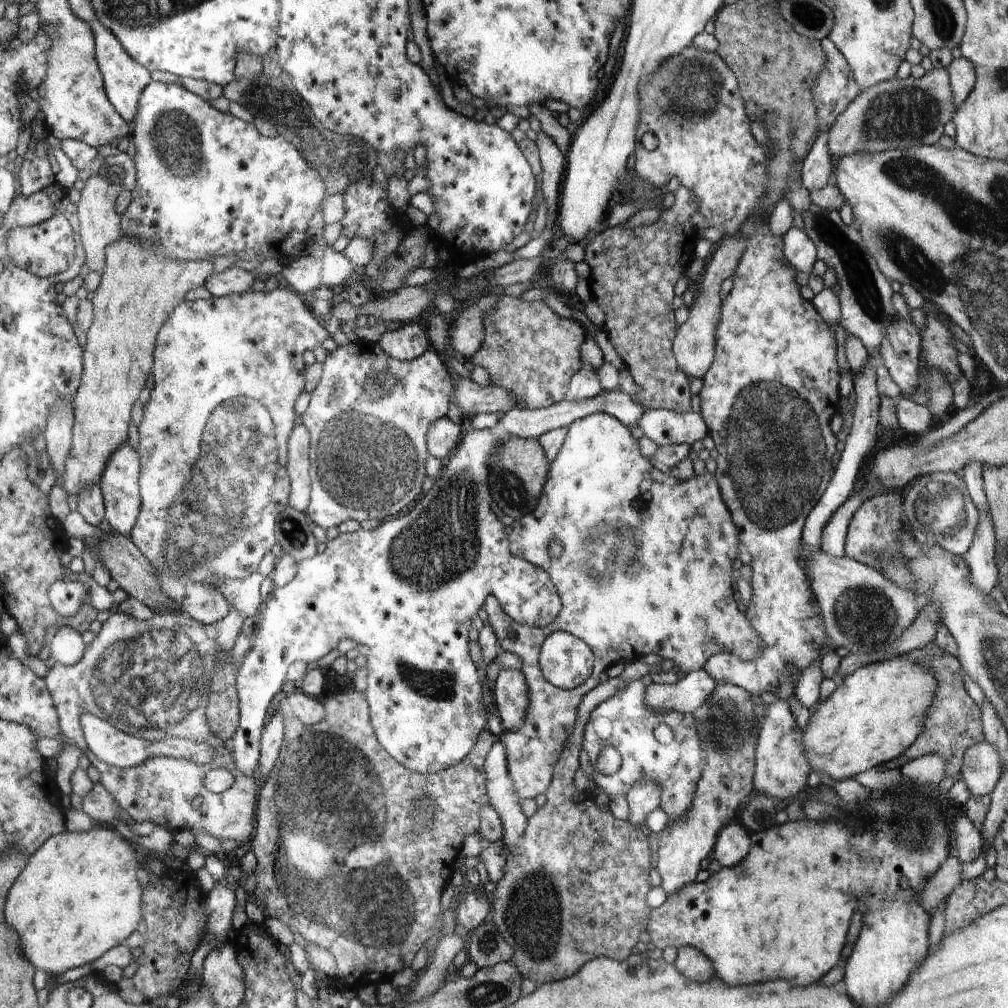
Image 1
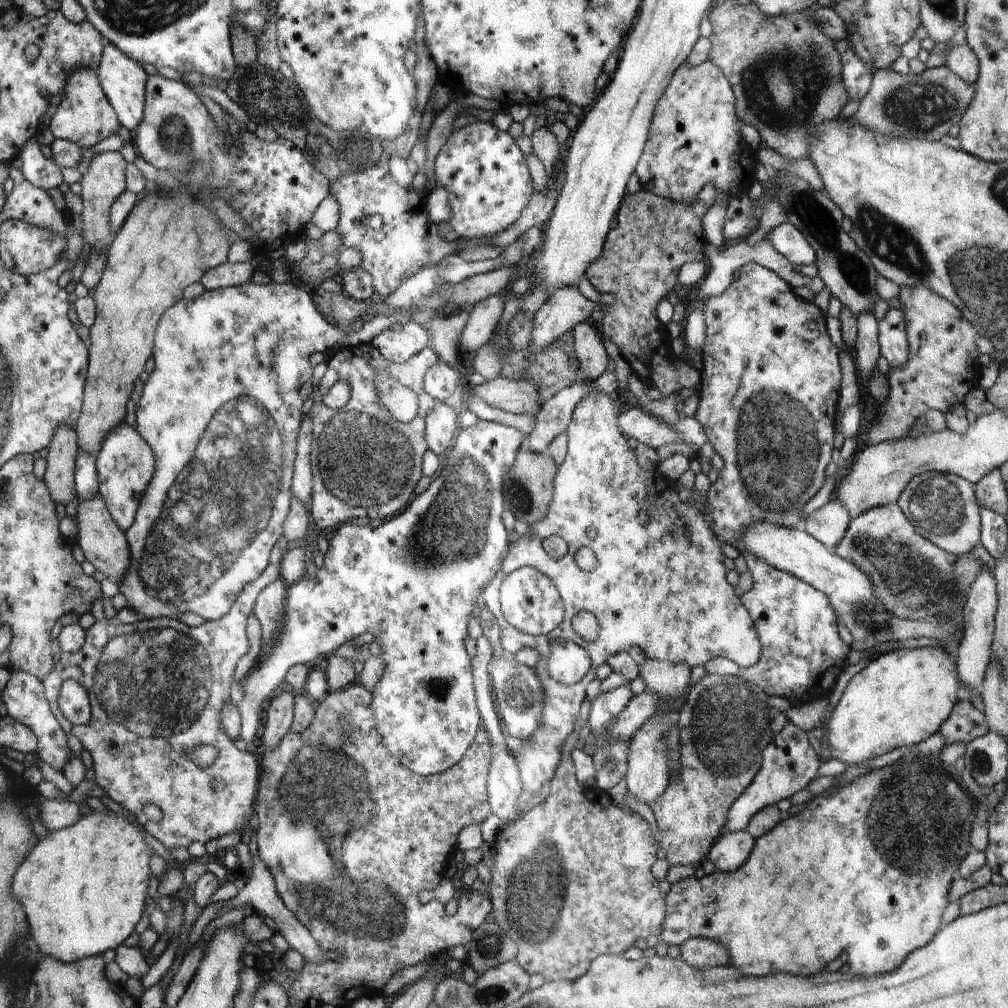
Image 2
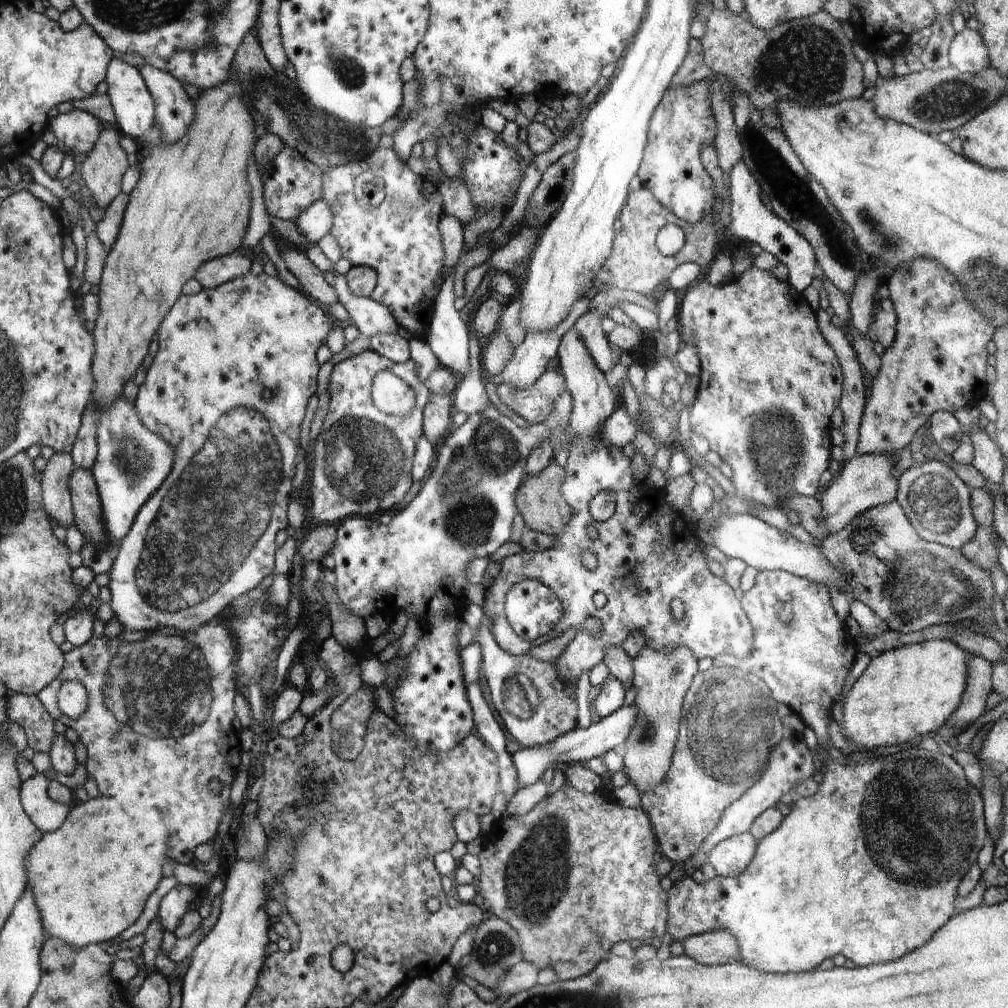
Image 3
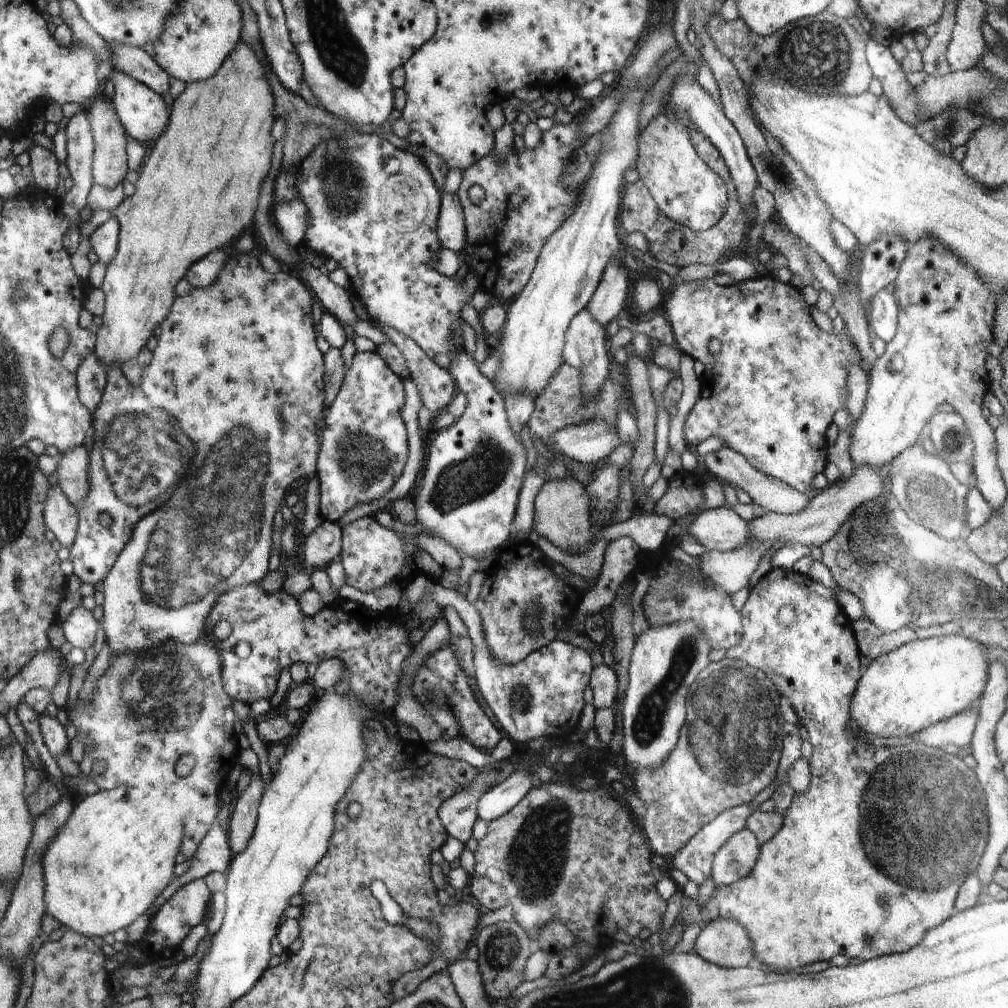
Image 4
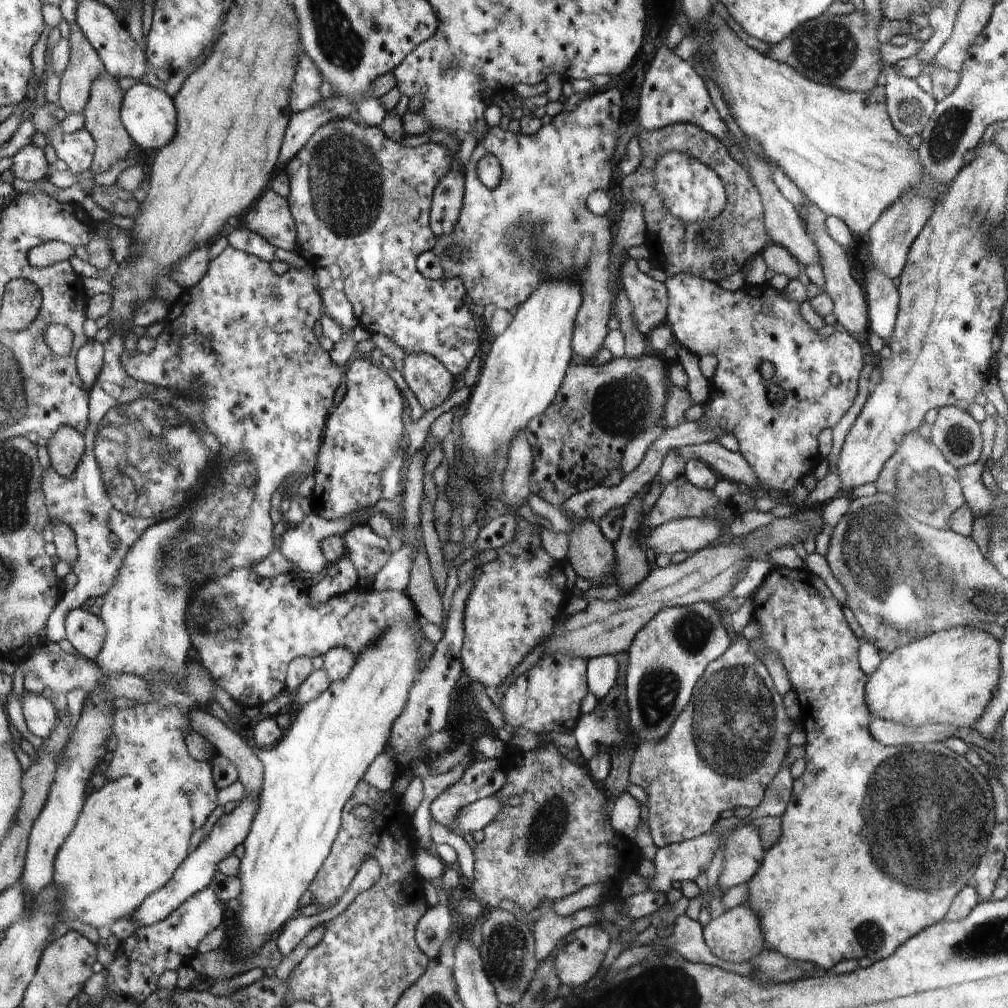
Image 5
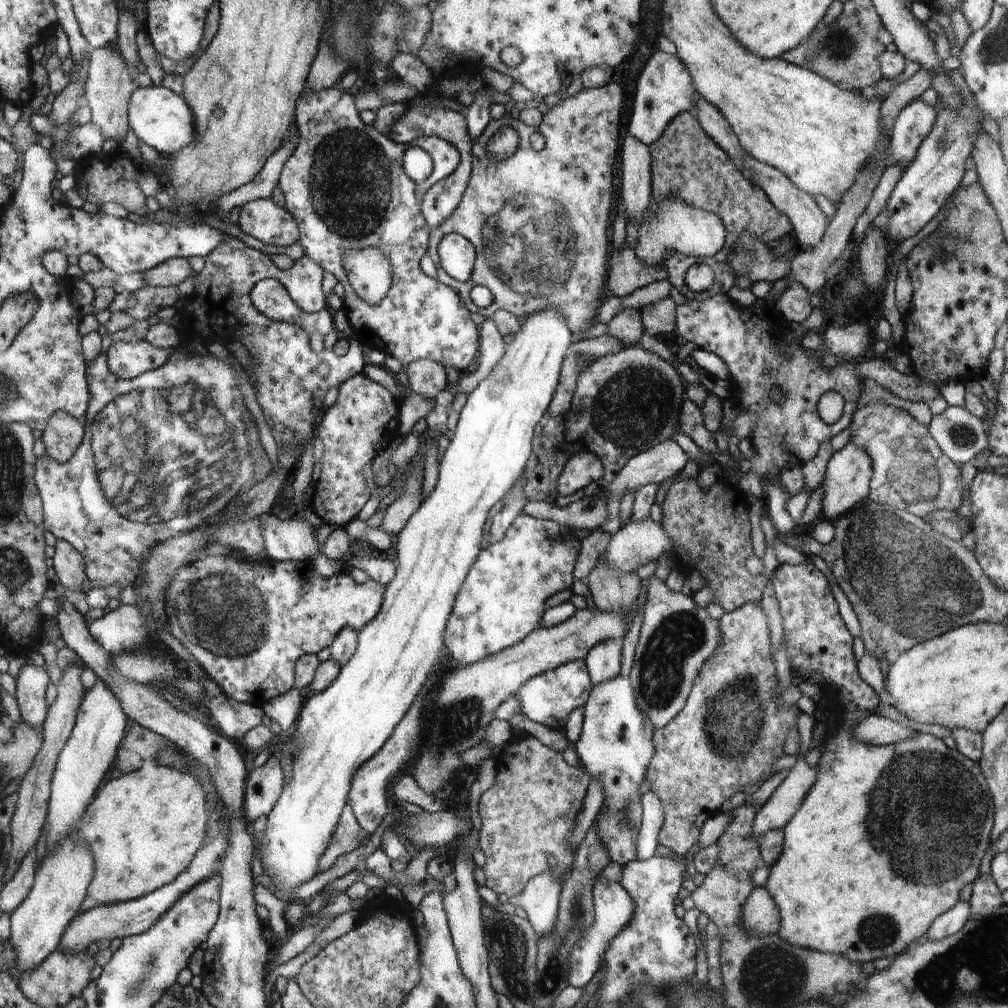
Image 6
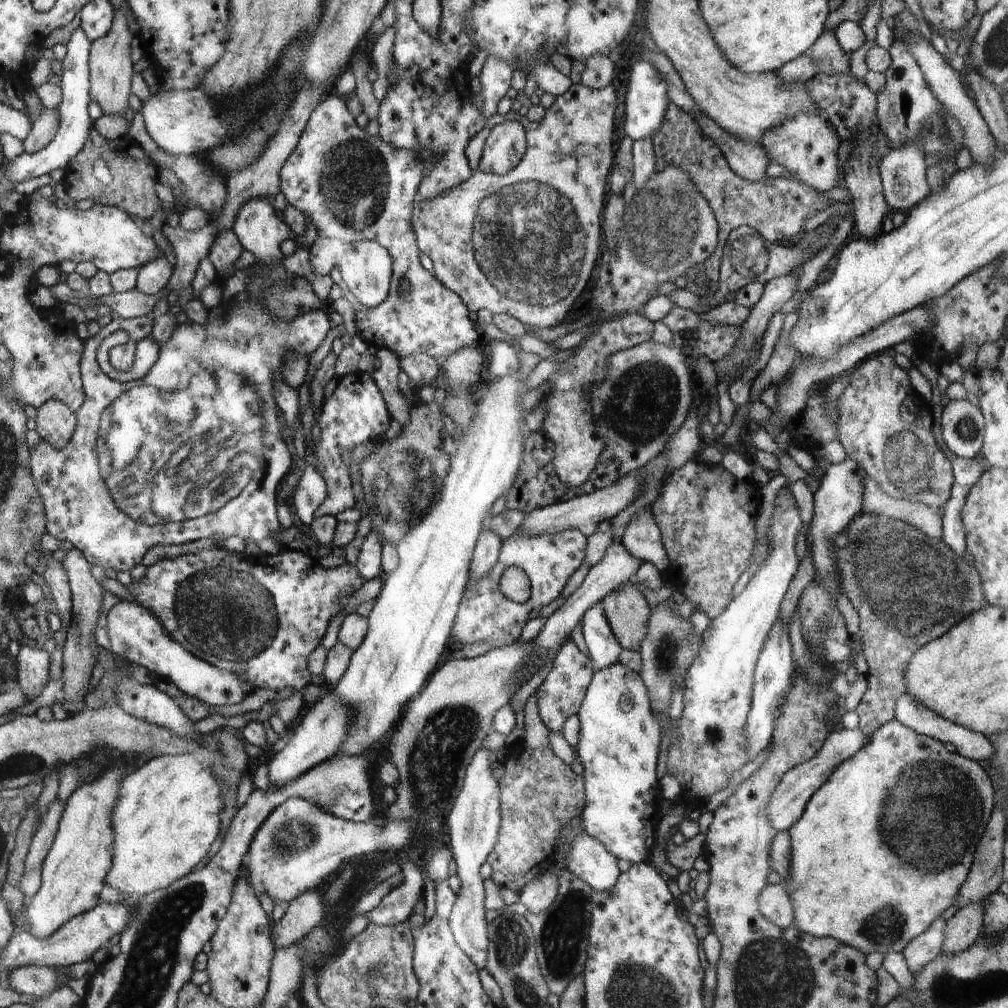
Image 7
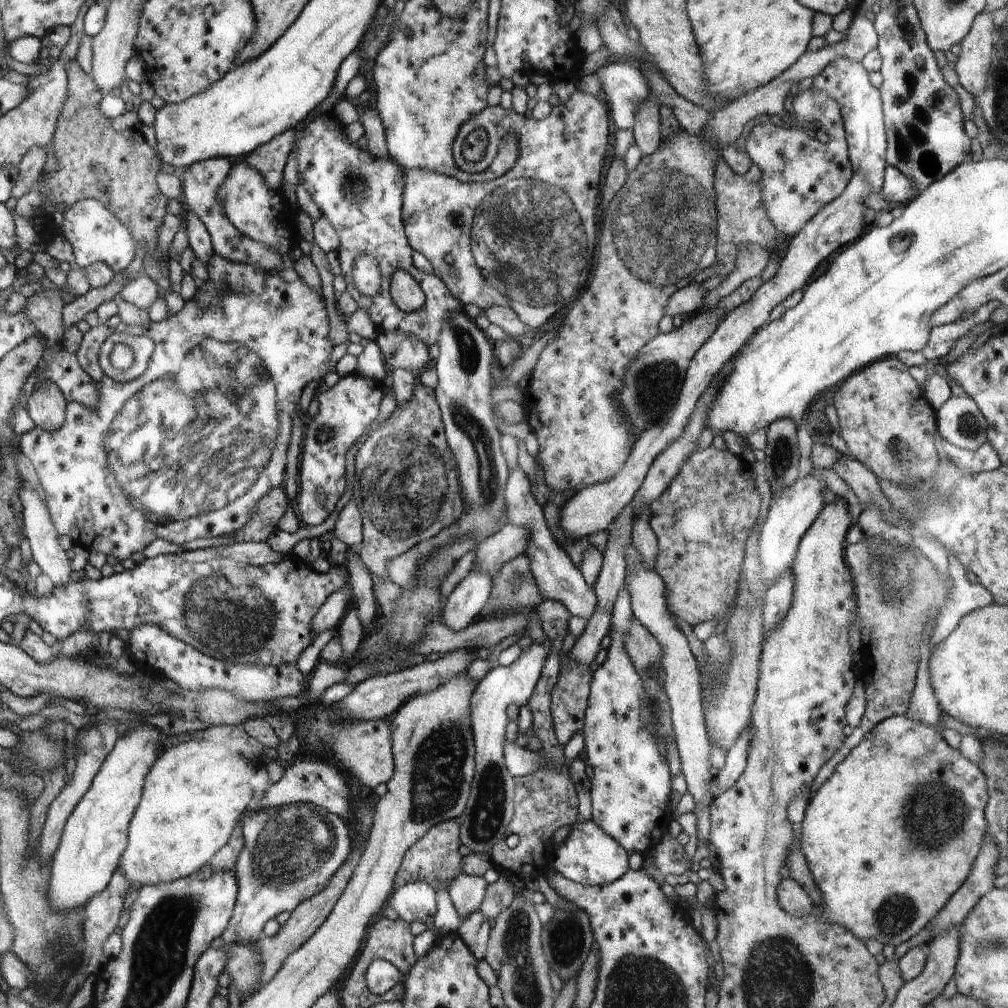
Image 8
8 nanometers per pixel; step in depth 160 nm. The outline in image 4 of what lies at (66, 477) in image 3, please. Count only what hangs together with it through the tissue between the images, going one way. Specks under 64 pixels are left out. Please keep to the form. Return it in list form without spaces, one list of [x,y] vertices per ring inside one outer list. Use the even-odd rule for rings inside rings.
[[[57,470],[52,475],[51,492],[47,496],[45,515],[48,528],[60,540],[61,546],[70,548],[78,534],[79,513],[78,508],[67,499],[63,489],[57,482]]]

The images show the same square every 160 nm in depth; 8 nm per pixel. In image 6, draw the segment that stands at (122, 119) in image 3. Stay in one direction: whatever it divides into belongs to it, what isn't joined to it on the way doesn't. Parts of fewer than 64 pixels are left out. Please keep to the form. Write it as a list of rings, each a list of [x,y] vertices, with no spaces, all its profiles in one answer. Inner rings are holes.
[[[140,87],[132,95],[131,110],[129,111],[132,130],[140,142],[155,148],[158,152],[174,154],[180,148],[192,144],[196,140],[194,130],[194,114],[184,96],[177,95],[167,87]]]

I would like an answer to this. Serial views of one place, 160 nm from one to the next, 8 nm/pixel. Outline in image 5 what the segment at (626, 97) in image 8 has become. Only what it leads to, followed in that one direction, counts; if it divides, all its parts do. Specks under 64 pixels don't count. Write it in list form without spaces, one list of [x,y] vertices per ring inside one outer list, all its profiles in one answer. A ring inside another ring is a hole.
[[[662,46],[658,50],[650,70],[646,72],[636,117],[638,118],[638,131],[660,130],[664,126],[675,123],[694,124],[702,128],[704,132],[718,138],[720,142],[727,144],[728,127],[712,103],[702,78],[690,66],[690,61],[682,60],[667,46]]]

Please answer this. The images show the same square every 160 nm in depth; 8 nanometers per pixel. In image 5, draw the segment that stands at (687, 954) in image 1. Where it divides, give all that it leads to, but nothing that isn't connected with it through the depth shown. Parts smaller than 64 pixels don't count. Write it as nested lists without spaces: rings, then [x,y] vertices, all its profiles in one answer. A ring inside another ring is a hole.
[[[742,903],[731,910],[727,910],[713,919],[703,928],[703,938],[708,949],[716,958],[730,964],[746,963],[754,960],[765,949],[764,936],[760,928],[760,920],[750,904]]]

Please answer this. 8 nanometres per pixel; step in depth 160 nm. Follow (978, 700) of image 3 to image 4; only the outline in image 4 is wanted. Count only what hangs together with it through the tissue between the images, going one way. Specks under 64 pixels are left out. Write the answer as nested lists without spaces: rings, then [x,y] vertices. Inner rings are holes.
[[[978,706],[956,713],[950,718],[921,730],[915,735],[915,740],[929,747],[939,748],[945,744],[952,744],[952,746],[966,749],[968,744],[971,744],[977,712]]]

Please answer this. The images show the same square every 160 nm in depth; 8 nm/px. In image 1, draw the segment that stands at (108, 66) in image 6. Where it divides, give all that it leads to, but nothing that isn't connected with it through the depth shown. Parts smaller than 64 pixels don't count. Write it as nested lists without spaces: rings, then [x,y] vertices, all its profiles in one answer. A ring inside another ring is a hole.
[[[93,171],[87,178],[86,186],[81,191],[82,196],[77,203],[80,237],[85,253],[85,265],[90,271],[100,275],[103,274],[104,268],[106,267],[107,248],[122,237],[122,229],[120,228],[122,217],[116,212],[115,204],[120,190],[121,186],[111,183],[108,178],[103,178],[96,171]]]

